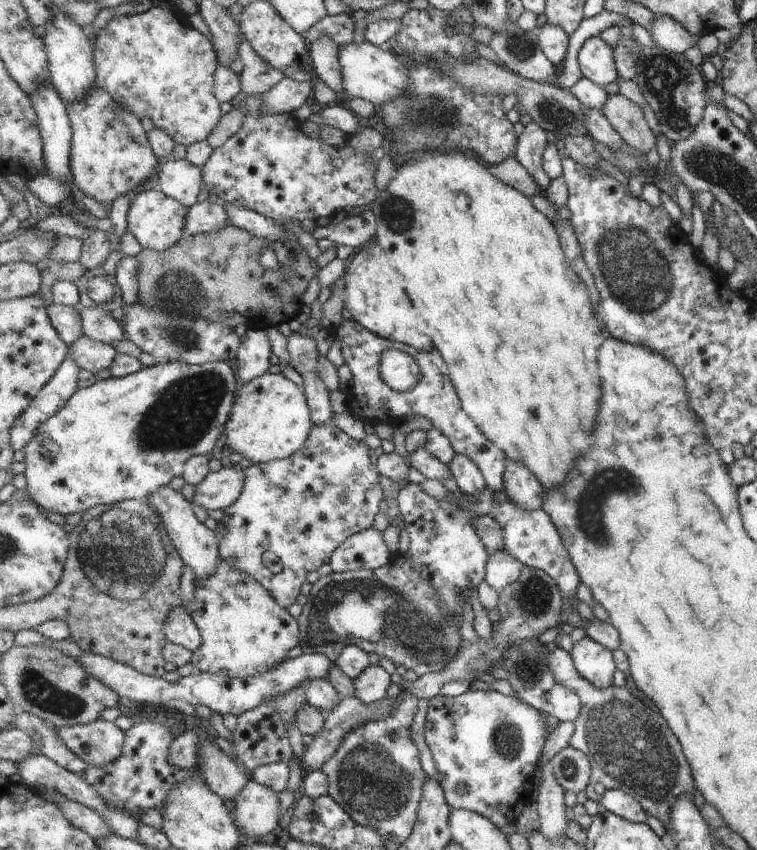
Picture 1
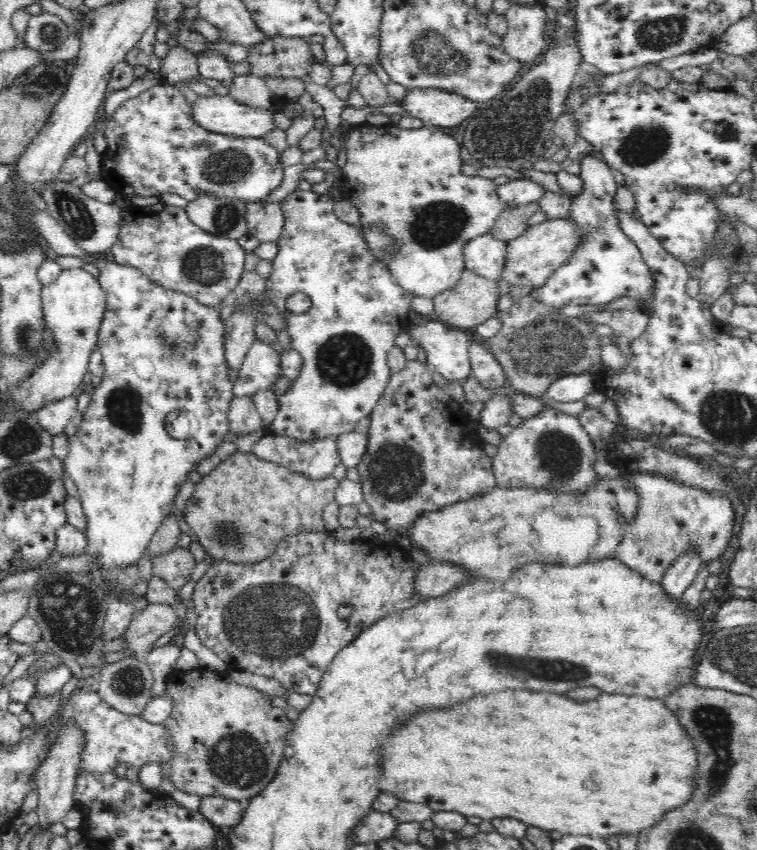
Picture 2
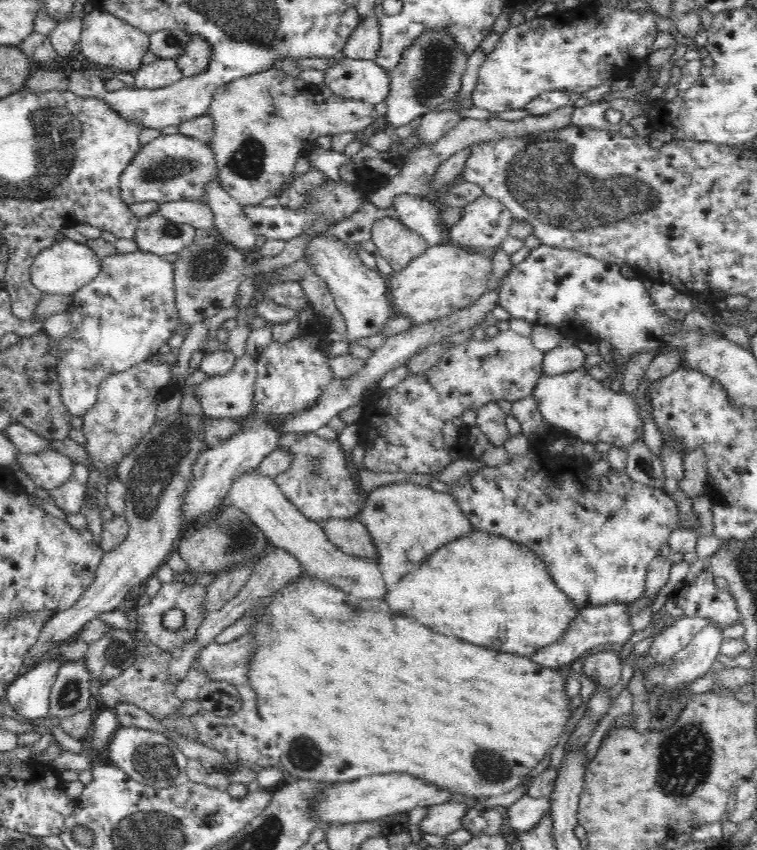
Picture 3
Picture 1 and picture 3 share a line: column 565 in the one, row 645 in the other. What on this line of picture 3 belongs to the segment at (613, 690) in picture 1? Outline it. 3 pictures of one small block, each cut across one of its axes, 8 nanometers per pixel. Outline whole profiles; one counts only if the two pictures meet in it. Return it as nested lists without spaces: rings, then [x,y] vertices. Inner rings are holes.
[[[698,616],[676,618],[676,622],[672,626],[666,627],[652,642],[651,647],[646,652],[646,657],[651,660],[657,660],[657,662],[670,660],[676,652],[682,650],[684,646],[688,646],[695,634],[698,634],[712,623],[714,623],[713,619]]]

